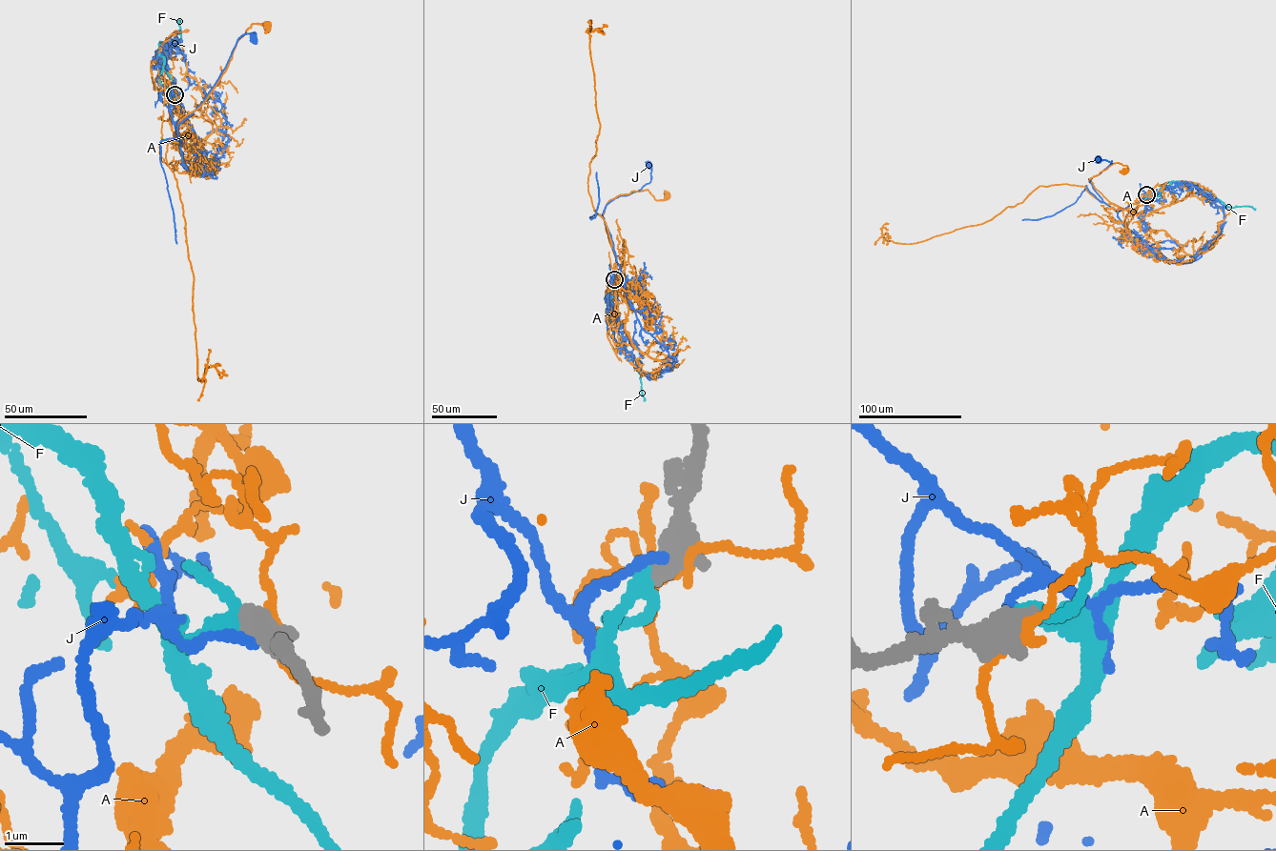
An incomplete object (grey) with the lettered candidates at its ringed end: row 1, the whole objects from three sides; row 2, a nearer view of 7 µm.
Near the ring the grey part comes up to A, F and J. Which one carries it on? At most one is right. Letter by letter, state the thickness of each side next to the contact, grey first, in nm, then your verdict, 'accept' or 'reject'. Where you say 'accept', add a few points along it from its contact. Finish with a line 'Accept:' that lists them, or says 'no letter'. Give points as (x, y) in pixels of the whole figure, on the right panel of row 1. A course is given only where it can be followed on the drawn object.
A: 500 nm thick on the grey side, 120 nm on the other; reject
F: 480 nm thick on the grey side, 190 nm on the other; accept; it runs (1146, 194), (1159, 191), (1172, 181), (1192, 182), (1205, 189), (1227, 206), (1249, 206), (1255, 209)
J: 500 nm thick on the grey side, 160 nm on the other; reject
Accept: F

